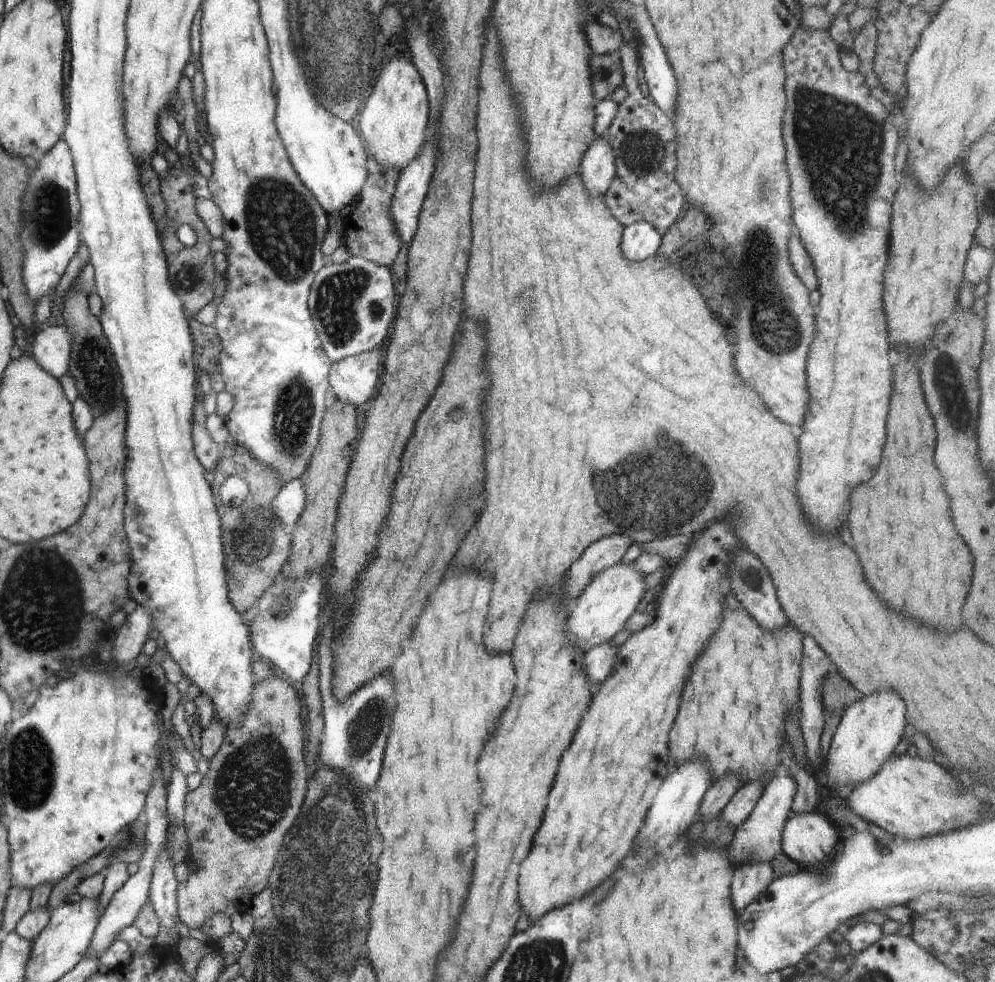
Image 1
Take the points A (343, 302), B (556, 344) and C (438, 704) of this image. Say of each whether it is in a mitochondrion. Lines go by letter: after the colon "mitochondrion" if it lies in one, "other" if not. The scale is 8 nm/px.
A: mitochondrion
B: mitochondrion
C: other

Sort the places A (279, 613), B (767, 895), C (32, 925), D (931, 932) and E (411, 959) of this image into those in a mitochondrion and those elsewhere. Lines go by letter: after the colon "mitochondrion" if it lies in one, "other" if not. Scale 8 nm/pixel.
A: mitochondrion
B: other
C: other
D: other
E: other

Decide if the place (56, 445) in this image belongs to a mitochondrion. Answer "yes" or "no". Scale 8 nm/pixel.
no

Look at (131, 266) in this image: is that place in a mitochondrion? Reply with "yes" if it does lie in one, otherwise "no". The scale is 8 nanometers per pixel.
no

